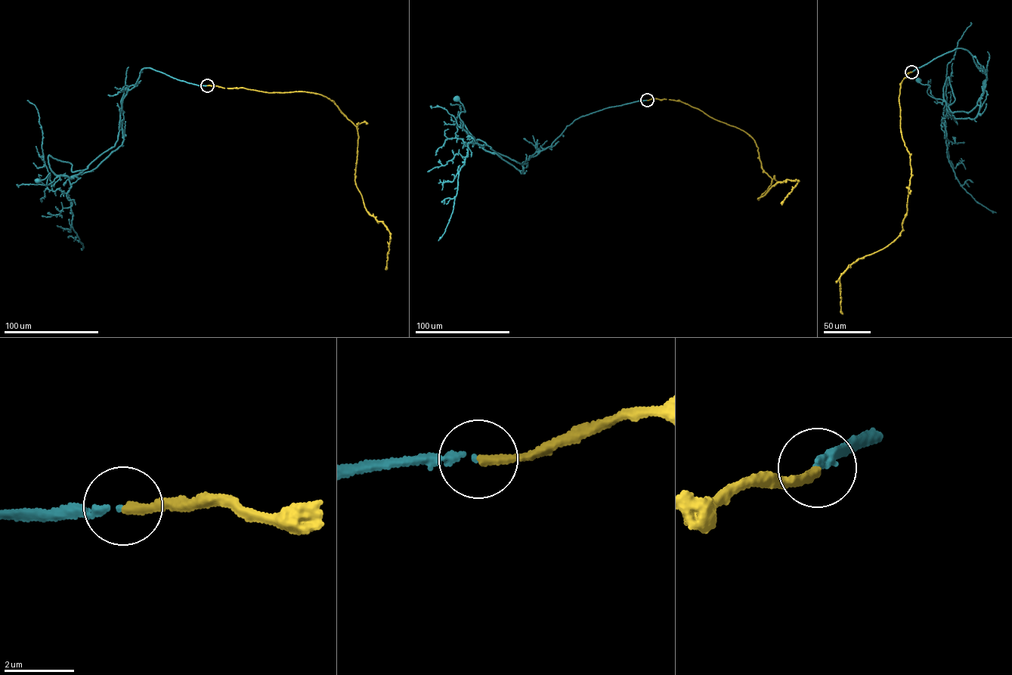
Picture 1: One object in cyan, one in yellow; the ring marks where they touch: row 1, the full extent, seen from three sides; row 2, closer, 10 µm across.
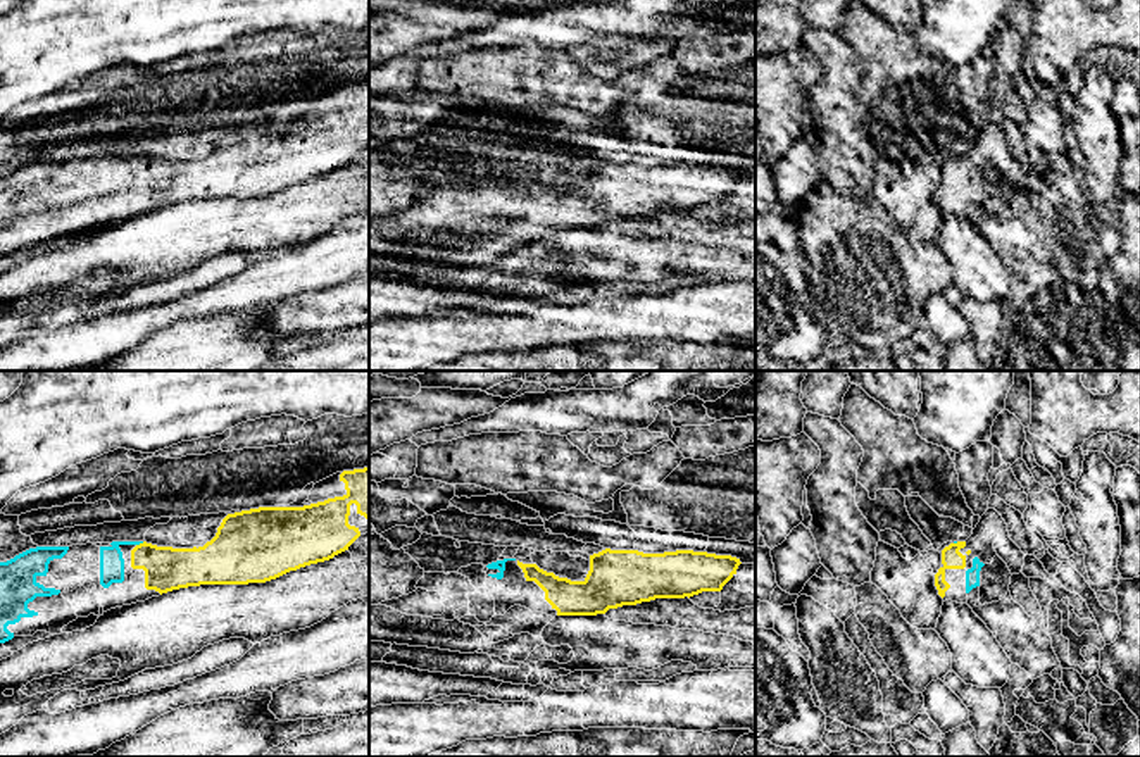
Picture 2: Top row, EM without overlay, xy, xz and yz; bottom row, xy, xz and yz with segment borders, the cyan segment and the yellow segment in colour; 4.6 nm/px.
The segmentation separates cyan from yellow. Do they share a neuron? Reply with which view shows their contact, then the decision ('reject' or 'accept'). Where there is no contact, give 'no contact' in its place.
meets cyan in xy; accept

